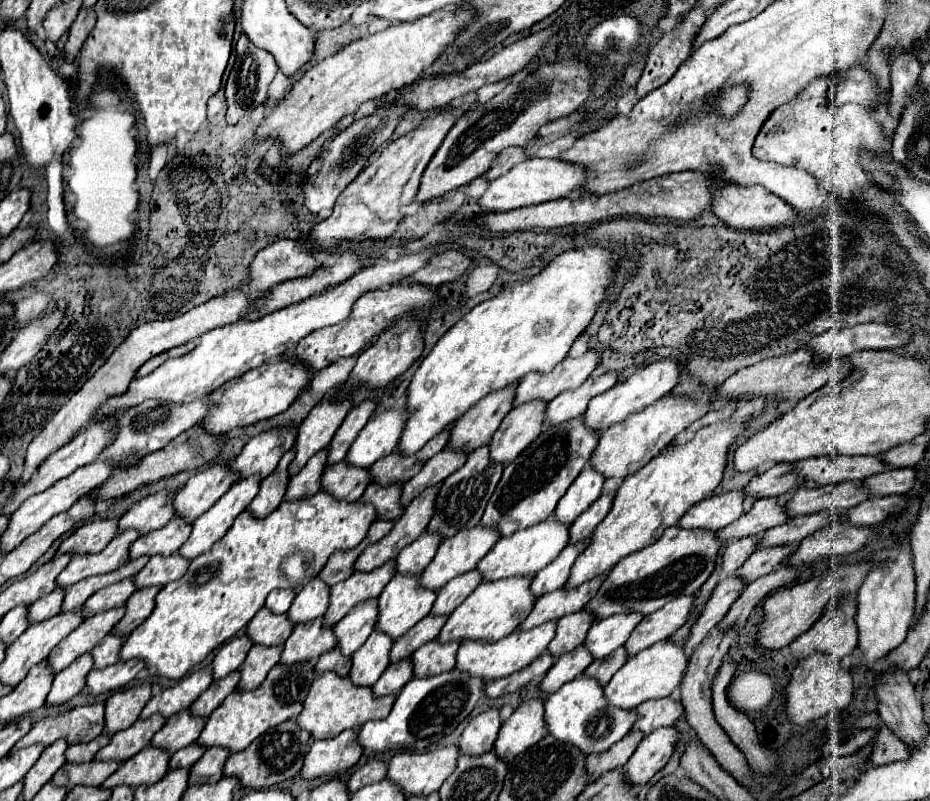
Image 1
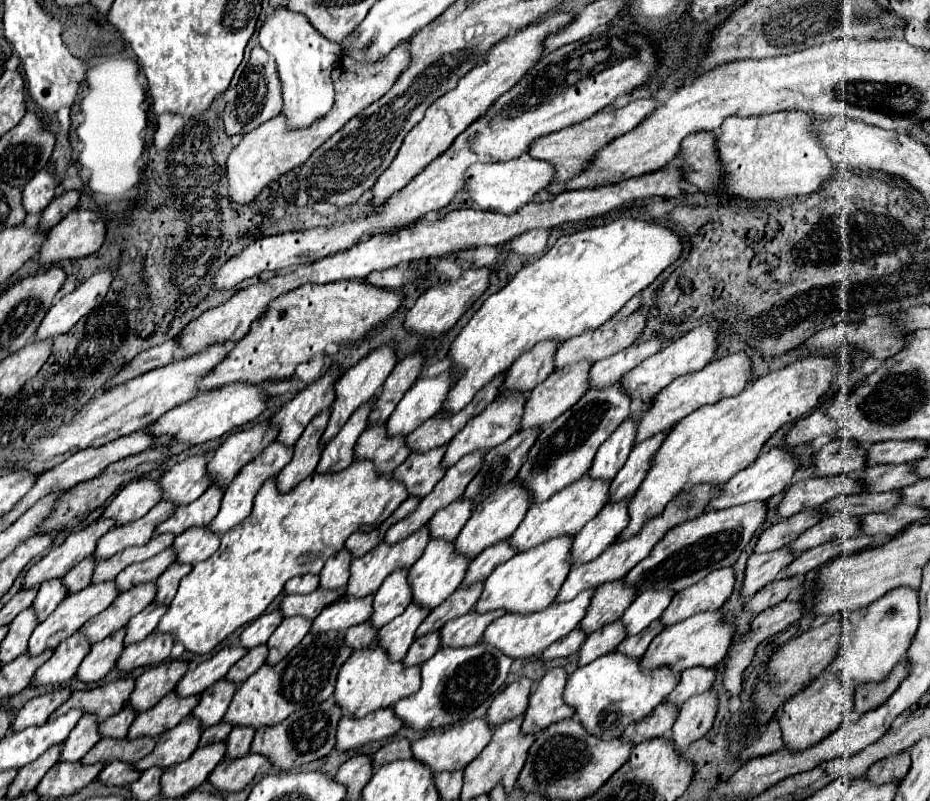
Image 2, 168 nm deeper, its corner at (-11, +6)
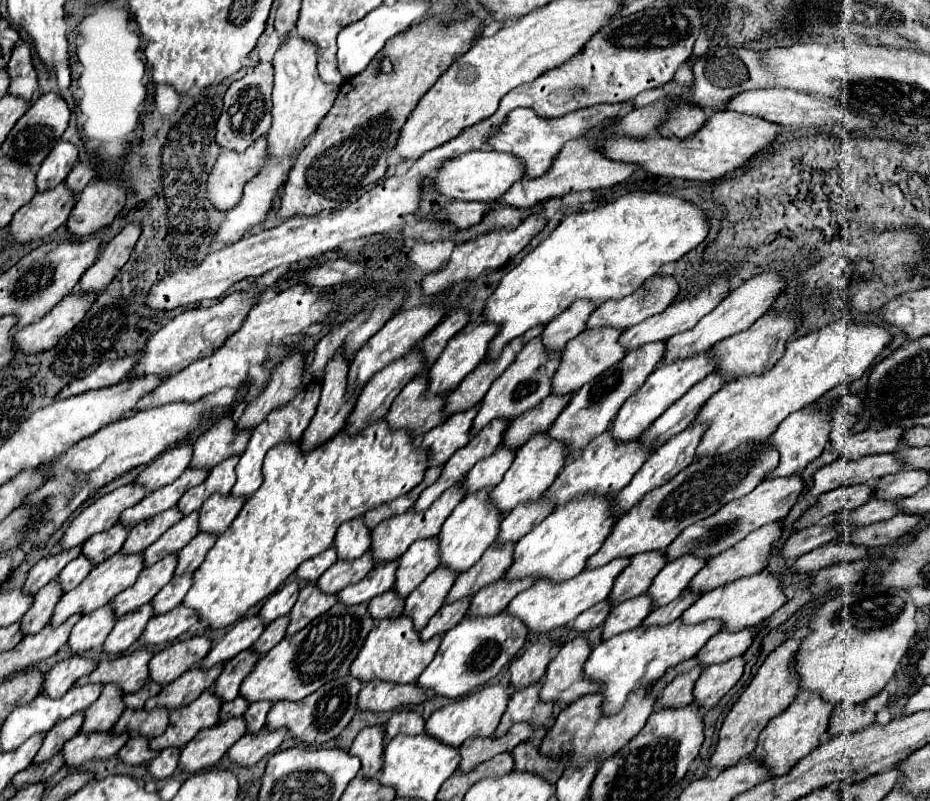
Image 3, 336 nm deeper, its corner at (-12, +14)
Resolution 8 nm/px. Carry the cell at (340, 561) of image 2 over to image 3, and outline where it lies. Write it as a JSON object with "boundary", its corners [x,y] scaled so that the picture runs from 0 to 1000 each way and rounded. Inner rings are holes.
{"boundary":[[[381,645],[378,650],[372,650],[370,655],[366,655],[359,675],[363,698],[383,698],[389,690],[394,690],[398,668],[400,663],[391,655],[391,645],[385,645],[385,648]]]}

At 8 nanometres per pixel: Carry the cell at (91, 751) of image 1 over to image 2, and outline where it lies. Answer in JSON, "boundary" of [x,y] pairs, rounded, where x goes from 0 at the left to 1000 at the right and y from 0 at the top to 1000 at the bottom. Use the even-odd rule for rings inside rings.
{"boundary":[[[134,883],[126,893],[122,893],[119,898],[111,900],[106,905],[106,915],[109,915],[111,923],[115,923],[115,920],[119,920],[119,923],[134,923],[137,920],[137,910],[143,903],[143,898],[145,898],[143,885]]]}

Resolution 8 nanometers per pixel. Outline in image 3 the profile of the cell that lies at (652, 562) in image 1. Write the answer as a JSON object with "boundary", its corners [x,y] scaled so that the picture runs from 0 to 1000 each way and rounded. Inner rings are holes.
{"boundary":[[[852,593],[852,596],[832,596],[830,600],[819,600],[809,615],[781,628],[772,640],[768,640],[761,648],[755,648],[742,658],[738,658],[716,685],[716,695],[729,698],[733,693],[740,690],[748,690],[755,695],[770,695],[776,688],[785,685],[787,680],[791,680],[794,675],[798,675],[804,665],[813,663],[815,658],[843,648],[847,643],[847,638],[854,633],[858,618],[865,613],[865,600],[860,593]]]}

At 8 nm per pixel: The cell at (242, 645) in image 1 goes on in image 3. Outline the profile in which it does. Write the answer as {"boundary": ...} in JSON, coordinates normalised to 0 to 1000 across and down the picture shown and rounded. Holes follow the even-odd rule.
{"boundary":[[[312,725],[308,730],[303,730],[295,743],[288,745],[288,750],[284,753],[280,770],[284,770],[284,778],[292,778],[295,773],[308,768],[314,763],[314,755],[318,753],[318,745],[323,740],[323,730],[318,725]]]}

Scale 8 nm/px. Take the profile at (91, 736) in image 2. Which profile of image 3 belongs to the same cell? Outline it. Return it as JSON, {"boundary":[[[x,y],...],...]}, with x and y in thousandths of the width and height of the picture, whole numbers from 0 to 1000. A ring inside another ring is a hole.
{"boundary":[[[112,855],[110,868],[92,888],[88,913],[97,915],[97,913],[120,910],[125,905],[125,900],[129,898],[131,888],[135,885],[131,870],[133,870],[133,865],[129,865],[129,860],[125,860],[125,855]]]}

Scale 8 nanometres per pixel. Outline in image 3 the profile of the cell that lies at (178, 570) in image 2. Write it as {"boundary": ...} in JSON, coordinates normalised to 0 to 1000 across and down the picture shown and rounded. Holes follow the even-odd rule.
{"boundary":[[[215,663],[215,665],[191,690],[189,718],[191,718],[191,715],[209,715],[209,713],[217,705],[224,685],[226,685],[230,678],[232,678],[232,668],[228,668],[228,665],[217,665],[217,663]]]}

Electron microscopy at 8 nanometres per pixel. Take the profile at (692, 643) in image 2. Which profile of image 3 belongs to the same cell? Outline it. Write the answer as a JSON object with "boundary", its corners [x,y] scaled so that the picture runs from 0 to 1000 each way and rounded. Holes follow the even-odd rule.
{"boundary":[[[817,713],[813,718],[796,720],[783,730],[776,730],[772,735],[755,740],[753,748],[740,760],[740,765],[733,768],[733,775],[735,778],[738,775],[753,778],[753,775],[761,775],[761,773],[776,773],[778,785],[791,788],[791,785],[800,785],[800,783],[806,783],[806,780],[813,780],[813,778],[826,773],[845,750],[847,750],[847,745],[843,743],[843,733],[839,728],[839,720],[828,713]]]}

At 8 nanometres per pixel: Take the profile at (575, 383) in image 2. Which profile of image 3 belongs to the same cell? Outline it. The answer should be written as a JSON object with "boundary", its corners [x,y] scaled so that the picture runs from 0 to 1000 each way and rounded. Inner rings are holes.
{"boundary":[[[630,411],[624,418],[619,418],[617,423],[613,423],[606,433],[604,453],[594,473],[594,491],[600,491],[600,493],[617,491],[626,481],[630,481],[632,476],[643,471],[649,461],[665,453],[673,443],[673,436],[665,428],[667,416],[669,416],[669,411]]]}

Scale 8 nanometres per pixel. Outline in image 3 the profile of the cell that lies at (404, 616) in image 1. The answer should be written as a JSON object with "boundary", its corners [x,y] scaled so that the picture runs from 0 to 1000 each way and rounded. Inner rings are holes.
{"boundary":[[[529,608],[516,610],[512,615],[503,615],[503,620],[499,620],[495,625],[495,630],[477,650],[475,663],[471,668],[475,705],[482,705],[495,715],[503,713],[518,695],[523,683],[527,683],[533,675],[533,670],[538,665],[538,650],[542,648],[542,643],[533,640],[533,635],[529,635],[529,630],[525,630],[527,613],[529,613]]]}

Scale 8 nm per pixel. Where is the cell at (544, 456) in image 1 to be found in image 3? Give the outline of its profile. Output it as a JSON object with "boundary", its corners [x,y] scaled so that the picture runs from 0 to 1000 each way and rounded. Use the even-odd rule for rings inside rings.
{"boundary":[[[703,426],[684,438],[675,438],[669,451],[665,451],[662,456],[658,456],[649,466],[645,466],[641,471],[641,476],[630,478],[624,488],[617,491],[617,496],[613,498],[609,511],[602,516],[602,521],[596,526],[596,531],[591,533],[589,541],[596,548],[606,548],[611,556],[611,563],[615,568],[626,563],[634,553],[634,548],[639,548],[641,543],[645,543],[654,536],[656,523],[665,516],[669,503],[688,486],[688,481],[695,476],[695,471],[712,453],[714,441],[716,441],[716,426]]]}

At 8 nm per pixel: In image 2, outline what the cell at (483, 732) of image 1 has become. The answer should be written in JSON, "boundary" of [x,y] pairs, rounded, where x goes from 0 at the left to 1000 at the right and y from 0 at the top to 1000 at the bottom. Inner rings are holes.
{"boundary":[[[560,845],[560,848],[552,850],[526,880],[524,895],[522,895],[524,903],[532,910],[532,908],[541,905],[541,900],[547,900],[547,898],[562,893],[567,885],[569,865],[571,865],[571,850],[569,848]]]}

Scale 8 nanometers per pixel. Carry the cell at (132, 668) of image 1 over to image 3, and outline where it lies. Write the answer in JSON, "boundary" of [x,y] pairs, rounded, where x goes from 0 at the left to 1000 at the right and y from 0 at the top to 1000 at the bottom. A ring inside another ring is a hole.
{"boundary":[[[191,755],[189,760],[174,765],[172,770],[163,770],[151,798],[157,805],[181,803],[191,798],[196,790],[200,790],[209,778],[213,778],[211,763],[202,760],[200,755]]]}

